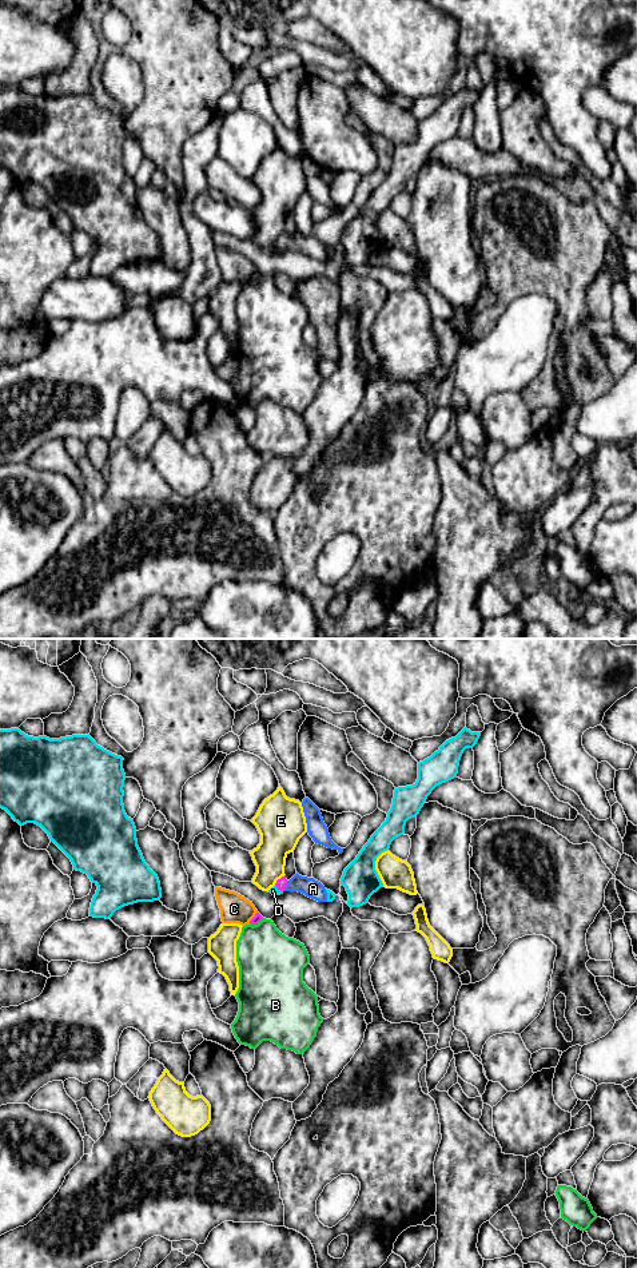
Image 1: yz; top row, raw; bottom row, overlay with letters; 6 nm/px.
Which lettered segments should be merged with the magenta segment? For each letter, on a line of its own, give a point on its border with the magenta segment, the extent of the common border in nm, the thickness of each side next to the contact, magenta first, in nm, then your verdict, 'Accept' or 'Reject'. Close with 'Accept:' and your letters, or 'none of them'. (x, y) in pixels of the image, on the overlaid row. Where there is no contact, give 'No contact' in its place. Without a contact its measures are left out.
A: Touches magenta at yz (286, 885). Shared border 70 nm. Thickness 70 nm (magenta) against 120 nm. Accept
B: Touches magenta at yz (257, 923). Shared border 100 nm. Thickness 50 nm (magenta) against 380 nm. Reject
C: Touches magenta at yz (253, 918). Shared border 90 nm. Thickness 50 nm (magenta) against 180 nm. Reject
D: Touches magenta at yz (278, 889). Shared border 60 nm. Thickness 70 nm (magenta) against 50 nm. Reject
E: Touches magenta at yz (278, 879). Shared border 90 nm. Thickness 70 nm (magenta) against 220 nm. Reject
Accept: A

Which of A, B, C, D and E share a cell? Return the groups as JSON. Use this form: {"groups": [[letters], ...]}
{"groups": [["A"], ["B"], ["C"], ["D"], ["E"]]}

